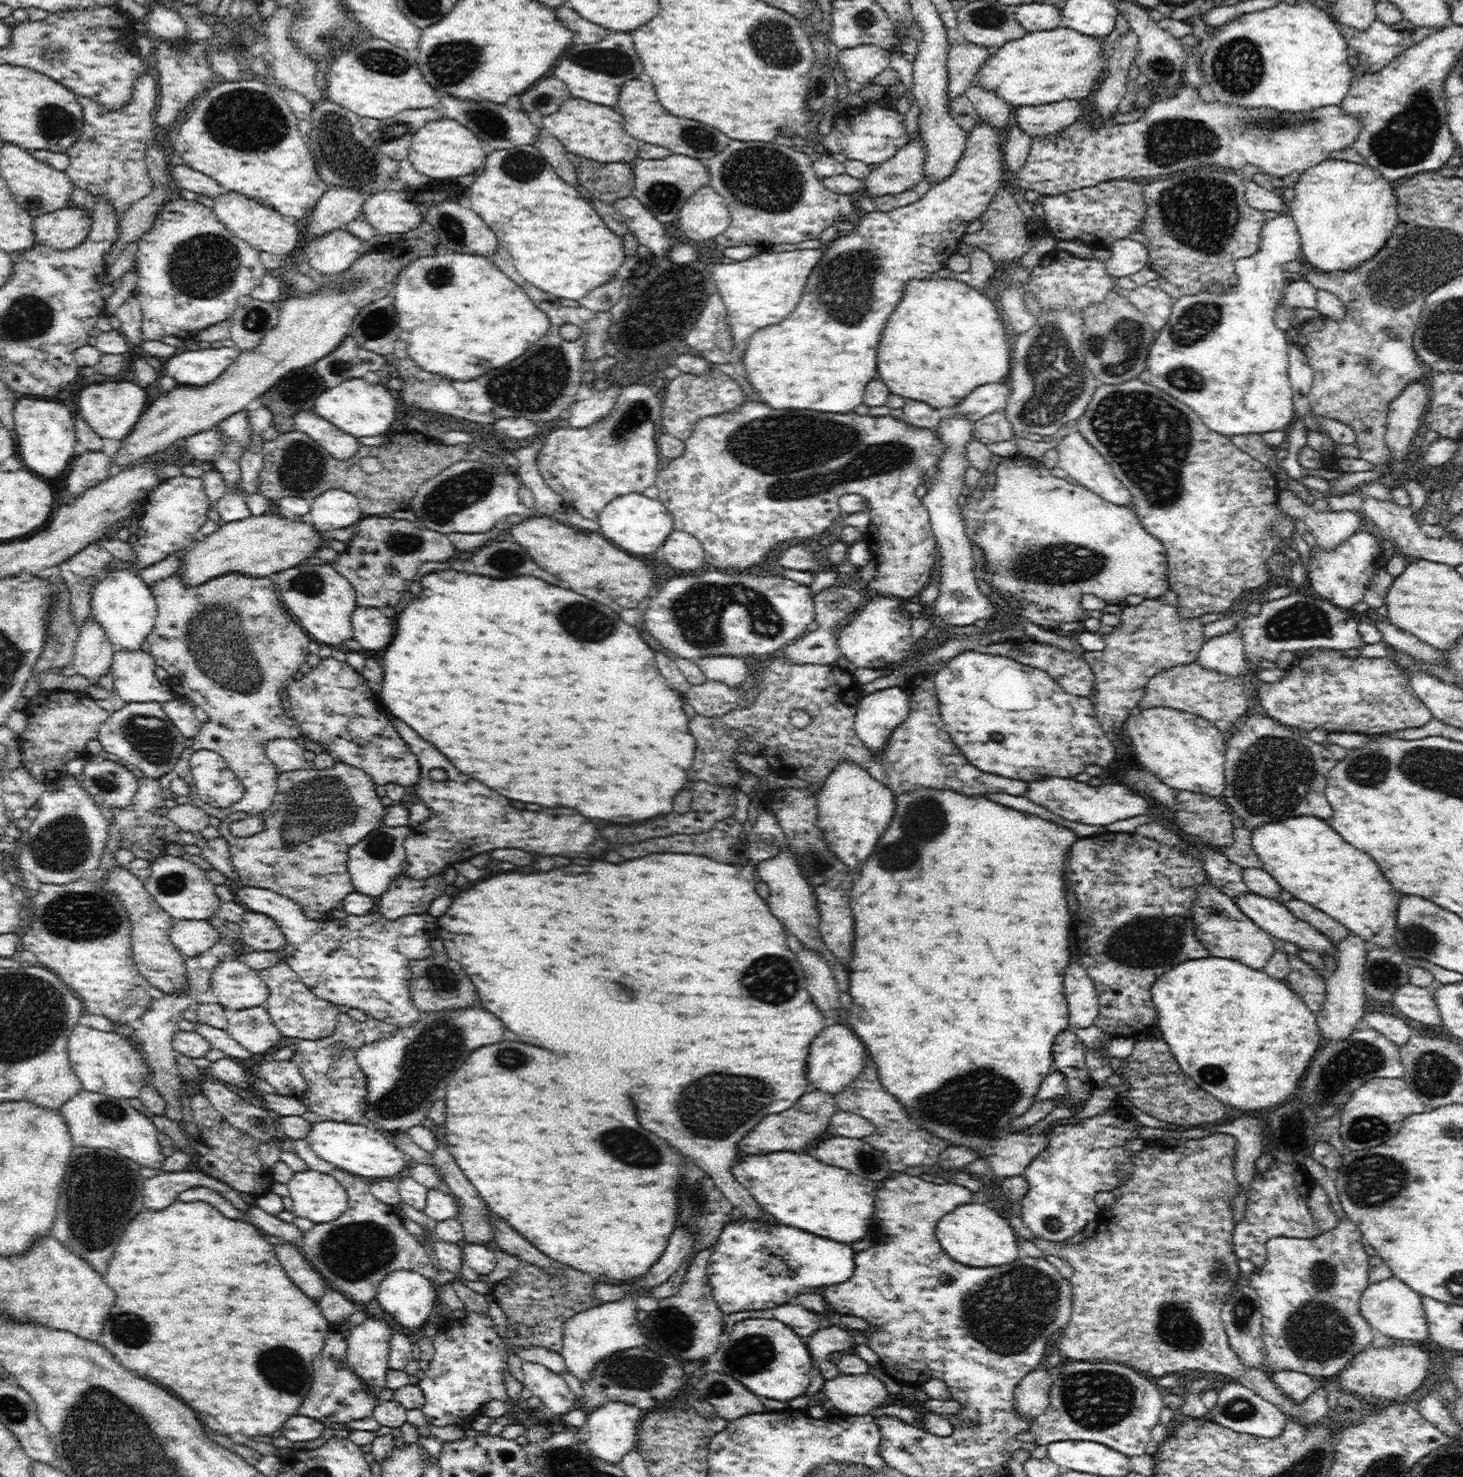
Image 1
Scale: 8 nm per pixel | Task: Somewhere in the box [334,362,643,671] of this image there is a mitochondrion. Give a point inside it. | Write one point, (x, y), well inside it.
(440, 504)

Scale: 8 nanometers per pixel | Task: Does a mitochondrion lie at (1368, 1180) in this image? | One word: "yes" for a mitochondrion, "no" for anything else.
yes

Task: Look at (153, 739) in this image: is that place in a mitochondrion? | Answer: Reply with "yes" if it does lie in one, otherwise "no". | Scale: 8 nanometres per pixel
yes

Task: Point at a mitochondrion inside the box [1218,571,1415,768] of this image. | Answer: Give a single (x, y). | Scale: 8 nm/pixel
(1299, 618)

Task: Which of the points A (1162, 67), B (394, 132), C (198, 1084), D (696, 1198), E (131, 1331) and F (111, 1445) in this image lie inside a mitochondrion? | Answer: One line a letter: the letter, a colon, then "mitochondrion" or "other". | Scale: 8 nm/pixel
A: mitochondrion
B: mitochondrion
C: other
D: mitochondrion
E: mitochondrion
F: mitochondrion

